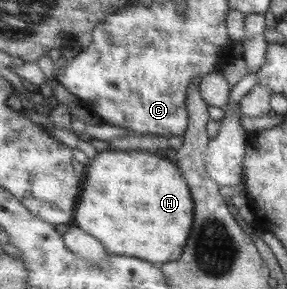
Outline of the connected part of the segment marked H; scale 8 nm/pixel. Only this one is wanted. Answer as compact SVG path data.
M110 149L108 151L99 152L93 159L89 160L86 175L85 185L83 185L83 181L81 181L83 189L81 190L81 197L79 197L79 199L83 199L83 201L78 200L79 205L77 205L77 211L75 211L74 214L75 219L77 219L74 223L75 226L81 227L83 231L89 231L89 235L97 237L97 239L103 243L103 247L105 247L109 253L113 253L113 255L131 255L131 257L144 259L156 265L175 261L181 257L183 247L185 247L185 243L187 243L187 239L189 239L189 233L191 233L191 225L193 225L193 198L187 180L184 179L175 161L149 151L121 151Z

